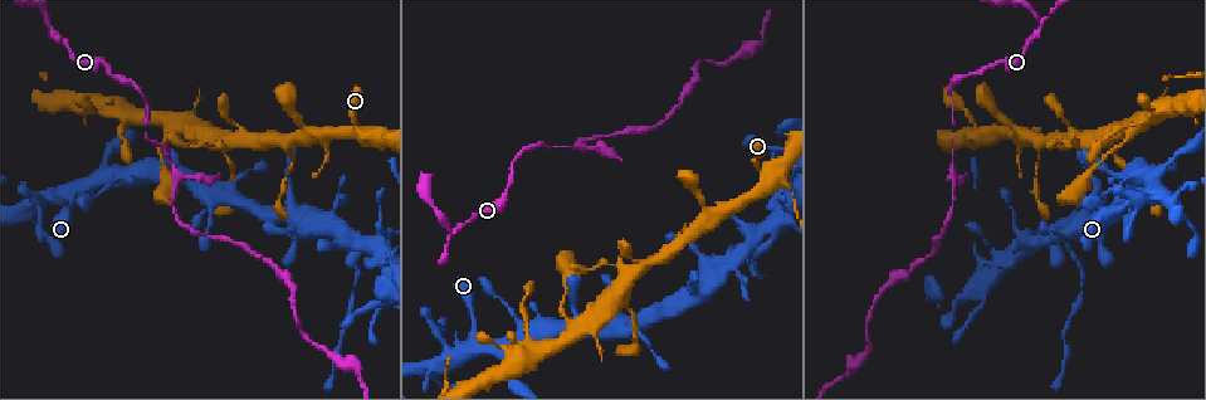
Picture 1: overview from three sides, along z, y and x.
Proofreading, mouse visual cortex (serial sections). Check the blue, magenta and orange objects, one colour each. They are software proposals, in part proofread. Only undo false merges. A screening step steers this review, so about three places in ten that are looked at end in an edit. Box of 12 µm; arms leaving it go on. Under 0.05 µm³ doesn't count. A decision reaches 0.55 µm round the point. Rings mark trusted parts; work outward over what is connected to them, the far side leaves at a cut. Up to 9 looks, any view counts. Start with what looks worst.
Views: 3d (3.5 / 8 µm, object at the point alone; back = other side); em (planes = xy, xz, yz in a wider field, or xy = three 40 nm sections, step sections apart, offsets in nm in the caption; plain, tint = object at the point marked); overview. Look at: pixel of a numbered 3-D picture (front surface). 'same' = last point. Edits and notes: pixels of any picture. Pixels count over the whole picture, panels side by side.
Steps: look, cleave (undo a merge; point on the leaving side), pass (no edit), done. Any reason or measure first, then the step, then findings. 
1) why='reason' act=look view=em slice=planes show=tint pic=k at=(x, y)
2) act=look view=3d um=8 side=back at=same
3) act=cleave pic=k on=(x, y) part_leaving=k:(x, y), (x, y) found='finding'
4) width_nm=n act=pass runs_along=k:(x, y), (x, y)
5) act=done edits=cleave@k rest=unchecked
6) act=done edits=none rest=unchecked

why='a fork' act=look view=3d um=3.5 pic=1 at=(1041, 20)

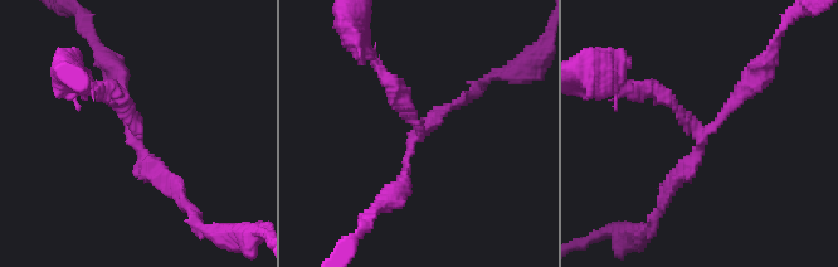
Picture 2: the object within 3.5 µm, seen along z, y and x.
why='shape alone is not enough' act=look view=em slice=xy step=2 show=tint pic=2 at=(138, 140)

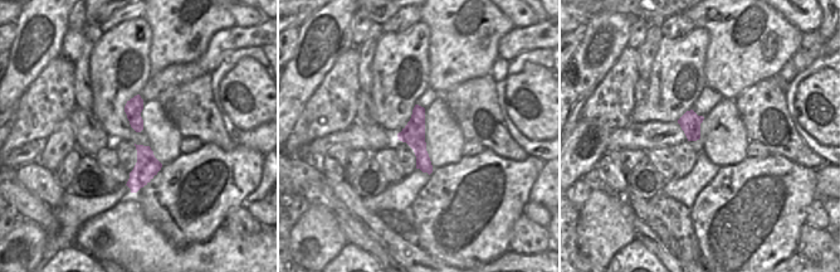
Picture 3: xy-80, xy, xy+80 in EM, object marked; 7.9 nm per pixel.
width_nm=180 act=pass runs_along=3:(418, 108), (418, 144), (429, 169) found='one cell here'

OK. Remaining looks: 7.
why='arms part here' act=look view=3d um=3.5 pic=1 at=(581, 145)

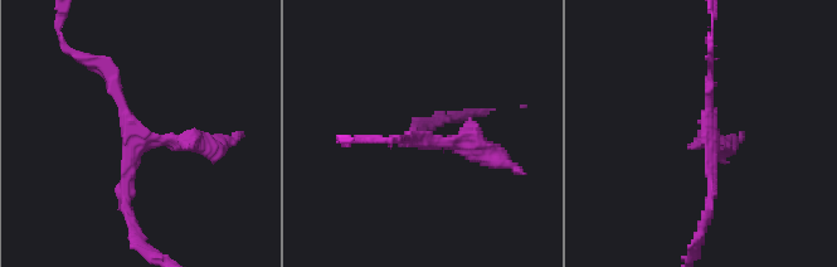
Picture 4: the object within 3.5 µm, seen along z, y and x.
act=look view=em slice=xy step=5 show=tint pic=4 at=(418, 141)

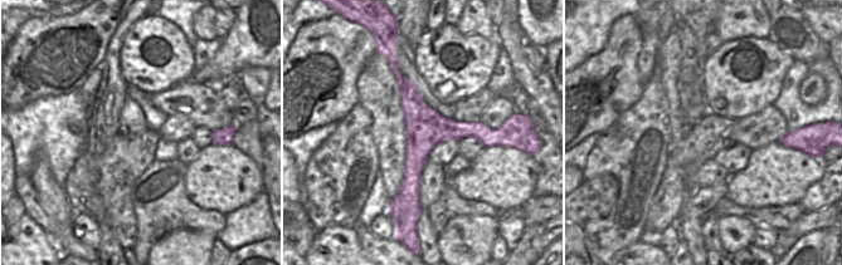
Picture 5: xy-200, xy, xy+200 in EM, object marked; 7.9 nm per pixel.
act=pass runs_along=4:(92, 57), (135, 131), (126, 212) found='all the same cell'

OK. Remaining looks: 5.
why='thin arm on a thick one' act=look view=3d um=3.5 pic=1 at=(614, 333)

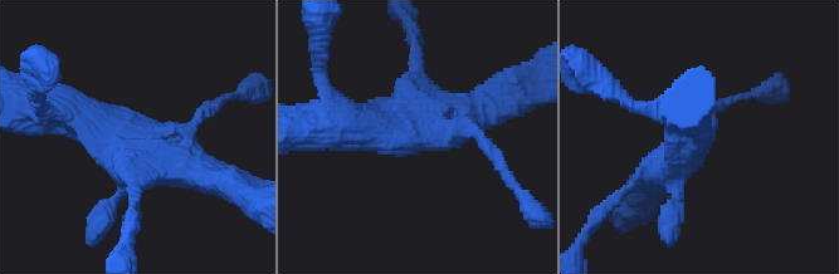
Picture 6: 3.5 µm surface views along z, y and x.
act=look view=em slice=planes show=tint pic=6 at=(134, 140)

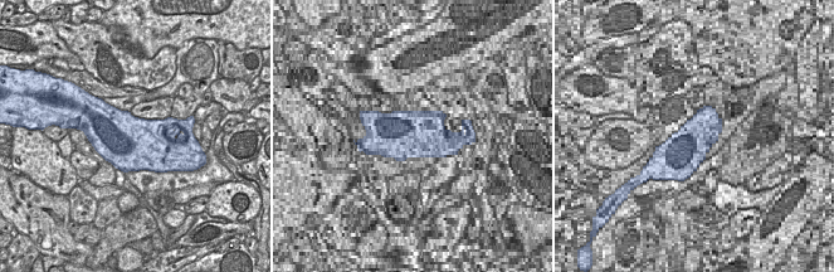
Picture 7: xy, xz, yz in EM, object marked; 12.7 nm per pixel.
act=pass runs_along=6:(62, 108), (128, 158), (209, 177) found='all the same cell'

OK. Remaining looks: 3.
why='thick turns thin' act=look view=3d um=3.5 pic=1 at=(243, 139)

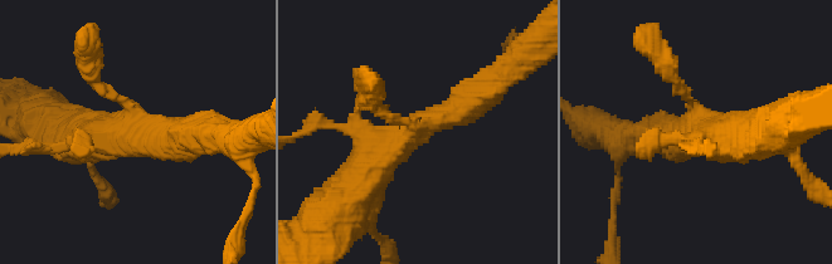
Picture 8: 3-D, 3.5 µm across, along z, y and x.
why='need the tissue' act=look view=em slice=planes show=tint pic=8 at=(418, 128)

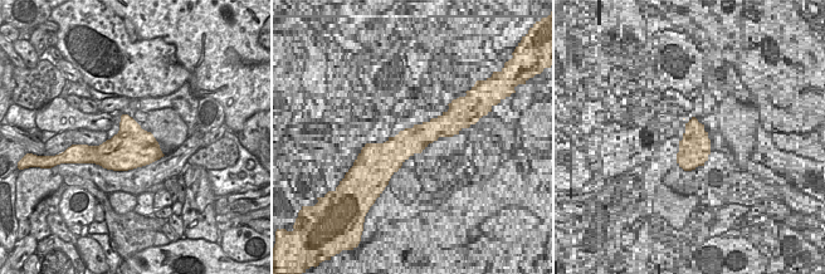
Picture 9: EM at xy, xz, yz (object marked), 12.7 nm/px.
width_nm=550 act=pass runs_along=8:(494, 83), (393, 143), (361, 186) found='one cell here'

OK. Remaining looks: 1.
act=done edits=none rest=unchecked

